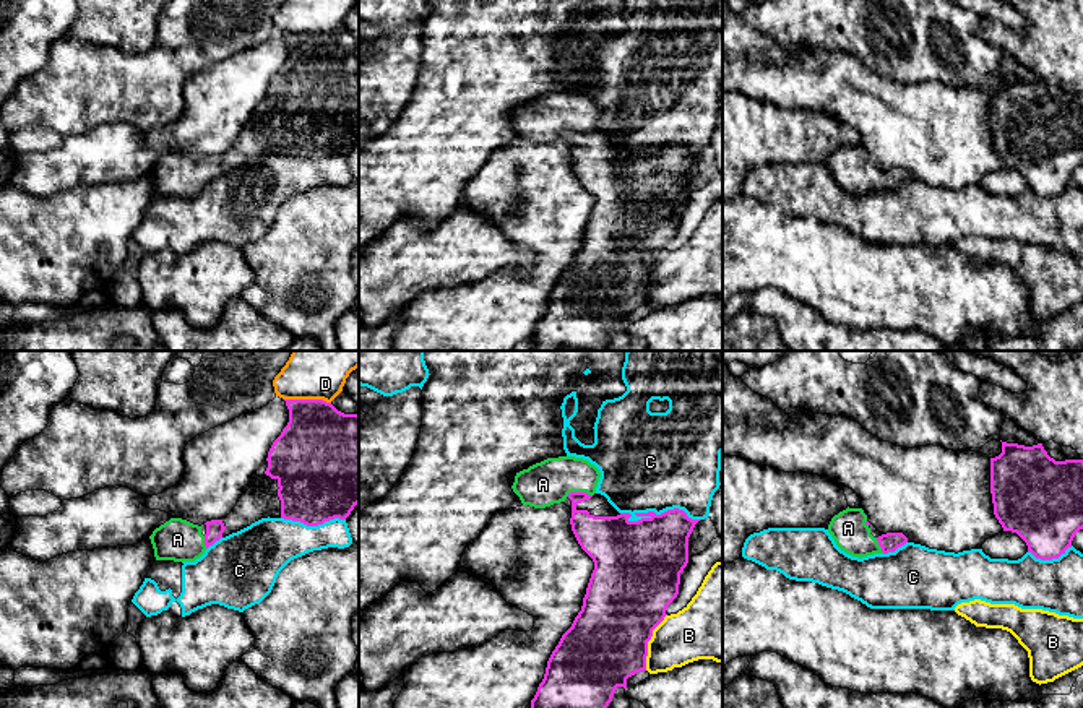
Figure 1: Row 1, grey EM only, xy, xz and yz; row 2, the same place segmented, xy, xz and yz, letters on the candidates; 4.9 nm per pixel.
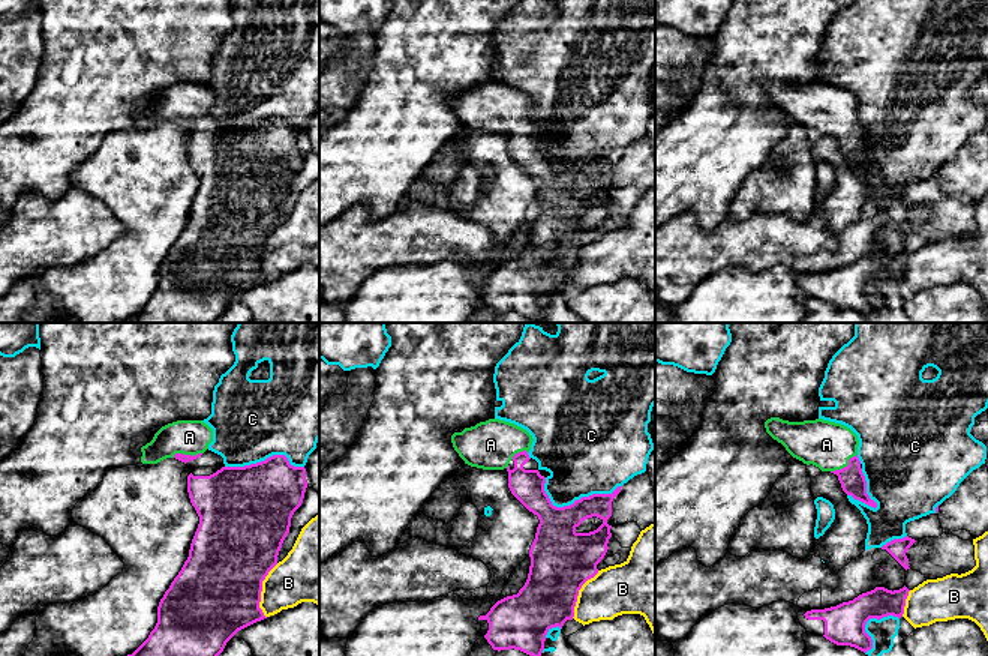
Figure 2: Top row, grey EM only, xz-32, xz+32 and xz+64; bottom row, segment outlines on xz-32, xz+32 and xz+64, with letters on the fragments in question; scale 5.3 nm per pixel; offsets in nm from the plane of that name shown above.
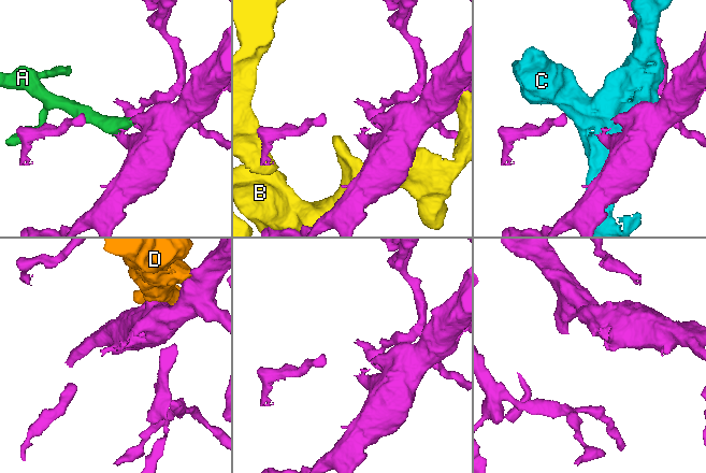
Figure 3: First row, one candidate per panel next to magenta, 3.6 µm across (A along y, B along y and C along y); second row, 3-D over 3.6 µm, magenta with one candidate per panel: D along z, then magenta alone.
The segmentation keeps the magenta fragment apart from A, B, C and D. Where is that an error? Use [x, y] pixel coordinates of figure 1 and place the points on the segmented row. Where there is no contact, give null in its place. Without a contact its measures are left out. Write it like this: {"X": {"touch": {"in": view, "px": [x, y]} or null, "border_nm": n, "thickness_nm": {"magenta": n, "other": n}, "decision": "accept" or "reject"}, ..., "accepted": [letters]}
{"A": {"touch": {"in": "xz", "px": [580, 492]}, "border_nm": 130, "thickness_nm": {"magenta": 220, "other": 220}, "decision": "accept"}, "B": {"touch": {"in": "xz", "px": [648, 640]}, "border_nm": 300, "thickness_nm": {"magenta": 400, "other": 280}, "decision": "reject"}, "C": {"touch": {"in": "xz", "px": [661, 513]}, "border_nm": 400, "thickness_nm": {"magenta": 380, "other": 480}, "decision": "reject"}, "D": {"touch": {"in": "xy", "px": [307, 400]}, "border_nm": 240, "thickness_nm": {"magenta": 420, "other": 320}, "decision": "reject"}, "accepted": ["A"]}

